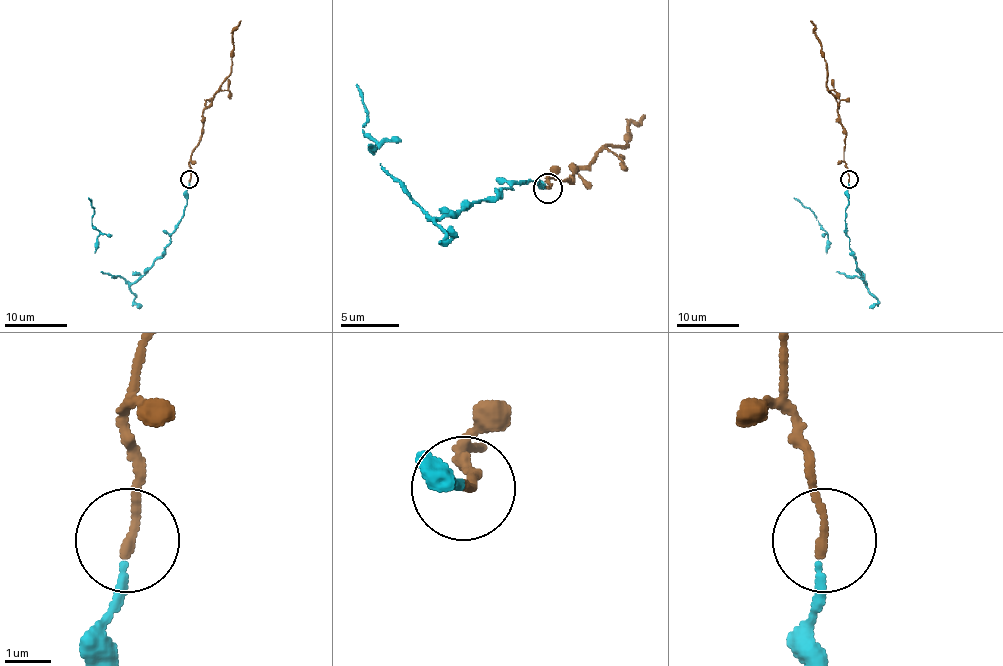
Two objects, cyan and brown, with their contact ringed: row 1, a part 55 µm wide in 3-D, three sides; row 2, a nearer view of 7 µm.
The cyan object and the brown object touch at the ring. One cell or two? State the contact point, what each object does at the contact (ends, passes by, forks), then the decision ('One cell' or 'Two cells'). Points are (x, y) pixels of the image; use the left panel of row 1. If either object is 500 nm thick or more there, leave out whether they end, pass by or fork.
Place: (189, 179). At the ring cyan ends. At the ring brown ends. One cell

